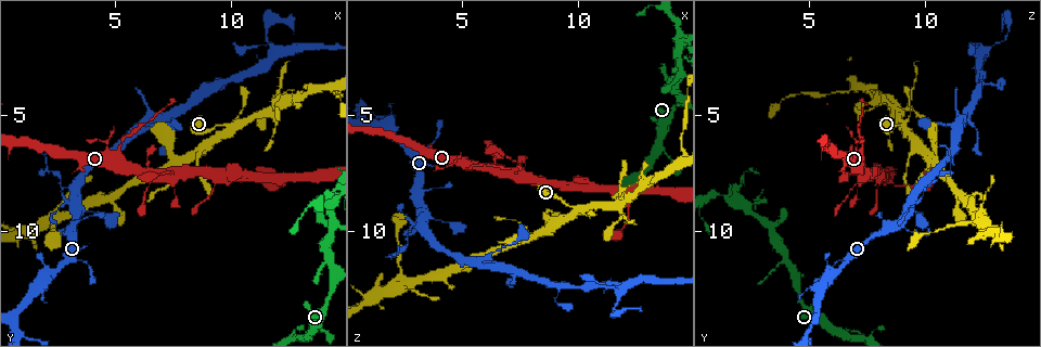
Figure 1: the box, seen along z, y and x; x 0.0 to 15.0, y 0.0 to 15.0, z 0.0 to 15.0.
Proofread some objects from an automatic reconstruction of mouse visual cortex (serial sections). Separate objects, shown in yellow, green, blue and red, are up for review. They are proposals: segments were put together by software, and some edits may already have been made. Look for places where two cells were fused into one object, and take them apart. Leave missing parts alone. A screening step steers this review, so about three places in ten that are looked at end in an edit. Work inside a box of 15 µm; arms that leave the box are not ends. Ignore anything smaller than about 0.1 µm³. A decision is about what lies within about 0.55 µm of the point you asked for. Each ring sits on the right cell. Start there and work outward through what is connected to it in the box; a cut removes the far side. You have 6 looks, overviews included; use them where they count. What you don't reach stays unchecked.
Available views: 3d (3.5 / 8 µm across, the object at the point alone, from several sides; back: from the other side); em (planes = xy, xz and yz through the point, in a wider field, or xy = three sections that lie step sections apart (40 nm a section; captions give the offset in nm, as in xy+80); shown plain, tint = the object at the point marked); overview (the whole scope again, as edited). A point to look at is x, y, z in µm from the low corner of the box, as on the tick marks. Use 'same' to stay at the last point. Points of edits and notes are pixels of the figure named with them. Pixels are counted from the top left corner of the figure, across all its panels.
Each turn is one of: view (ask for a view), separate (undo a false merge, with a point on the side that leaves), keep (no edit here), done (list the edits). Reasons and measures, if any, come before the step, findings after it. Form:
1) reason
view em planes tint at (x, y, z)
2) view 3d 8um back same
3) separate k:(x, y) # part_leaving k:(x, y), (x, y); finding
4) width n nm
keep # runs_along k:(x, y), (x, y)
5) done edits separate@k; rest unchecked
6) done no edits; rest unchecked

three-way junction
view 3d 3.5um at (12.3, 7.8, 8.5)

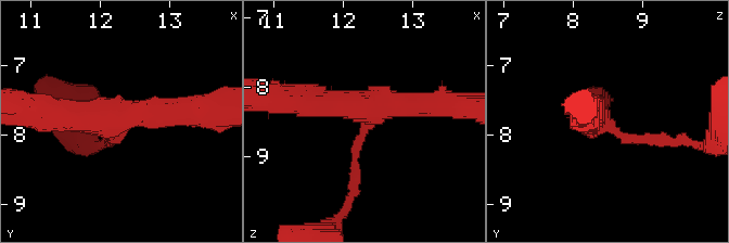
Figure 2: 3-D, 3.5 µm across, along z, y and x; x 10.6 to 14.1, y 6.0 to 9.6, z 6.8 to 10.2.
arms 3; arm_widths 150, 350, 400 nm; need the tissue
view em xy step 5 tint at (12.35, 7.75, 8.35)

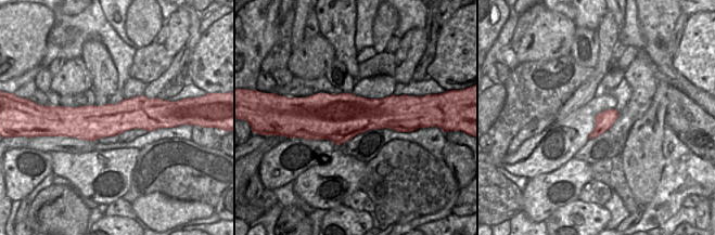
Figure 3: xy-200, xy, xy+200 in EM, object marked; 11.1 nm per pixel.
keep # runs_along 3:(69, 114), (148, 118), (156, 125); continuous, no second cell

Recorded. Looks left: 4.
branch point
view 3d 3.5um at (3.3, 8.1, 9.7)

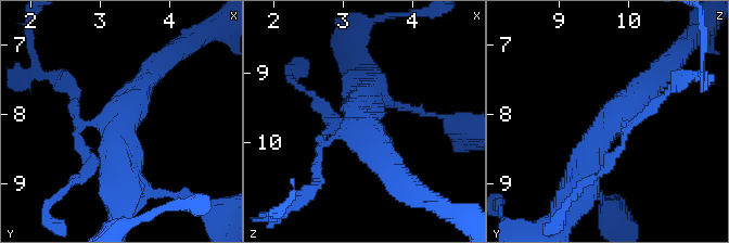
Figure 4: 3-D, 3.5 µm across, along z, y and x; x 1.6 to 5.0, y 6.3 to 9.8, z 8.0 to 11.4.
arms 3; arm_widths 150, 400, 450 nm
view em xy step 2 tint at (3.25, 8.15, 9.80)

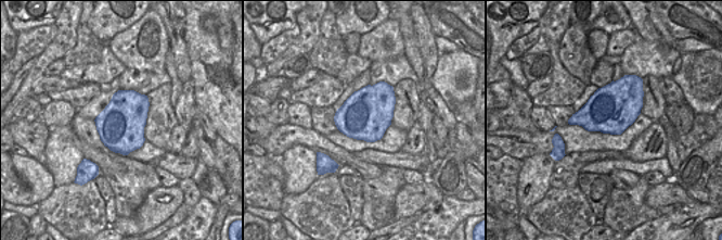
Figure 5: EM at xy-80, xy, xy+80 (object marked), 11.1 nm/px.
another direction
view em xy step 1 tint same

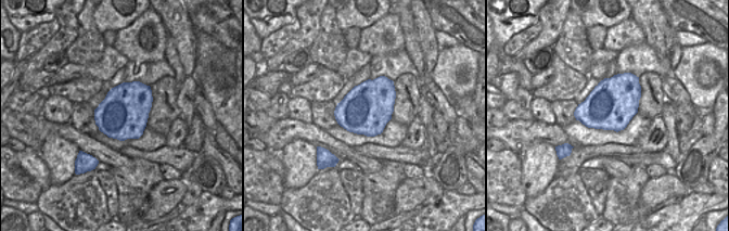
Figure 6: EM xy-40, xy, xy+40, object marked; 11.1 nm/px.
keep # runs_along 4:(579, 187), (590, 150), (660, 74); one cell here

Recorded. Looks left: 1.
done no edits; rest unchecked

